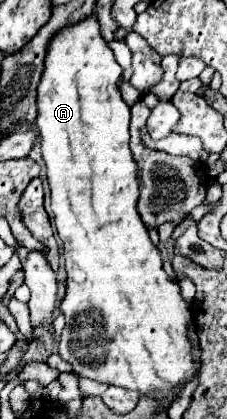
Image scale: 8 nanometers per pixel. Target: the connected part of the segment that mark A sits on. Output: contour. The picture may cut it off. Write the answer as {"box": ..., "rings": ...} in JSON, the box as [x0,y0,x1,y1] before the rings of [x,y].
{"box":[37,18,197,402],"rings":[[[85,18],[75,26],[63,28],[51,40],[45,72],[37,88],[41,152],[47,164],[51,208],[59,238],[63,240],[67,268],[67,294],[59,306],[67,328],[59,338],[59,354],[79,376],[113,386],[137,388],[141,396],[161,390],[171,402],[175,394],[169,394],[169,390],[179,382],[191,380],[197,372],[187,338],[191,312],[179,294],[179,284],[165,274],[159,250],[149,240],[147,228],[135,210],[139,198],[137,164],[129,148],[131,112],[117,86],[121,72],[123,68],[99,32],[99,22]]]}

